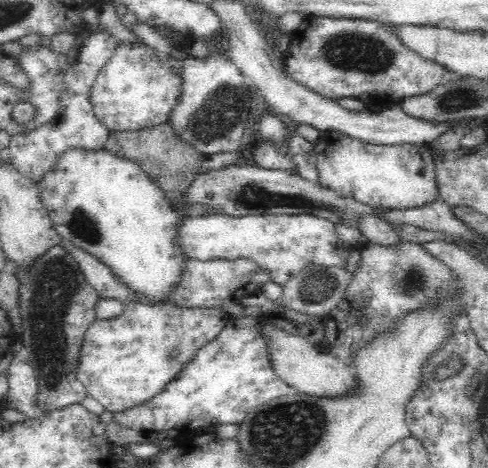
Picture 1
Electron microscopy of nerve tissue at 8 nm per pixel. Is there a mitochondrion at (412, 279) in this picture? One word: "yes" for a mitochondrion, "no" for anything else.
yes

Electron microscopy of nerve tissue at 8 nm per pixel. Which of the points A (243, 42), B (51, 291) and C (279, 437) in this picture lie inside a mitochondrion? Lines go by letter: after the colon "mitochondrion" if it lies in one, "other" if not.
A: other
B: mitochondrion
C: mitochondrion

